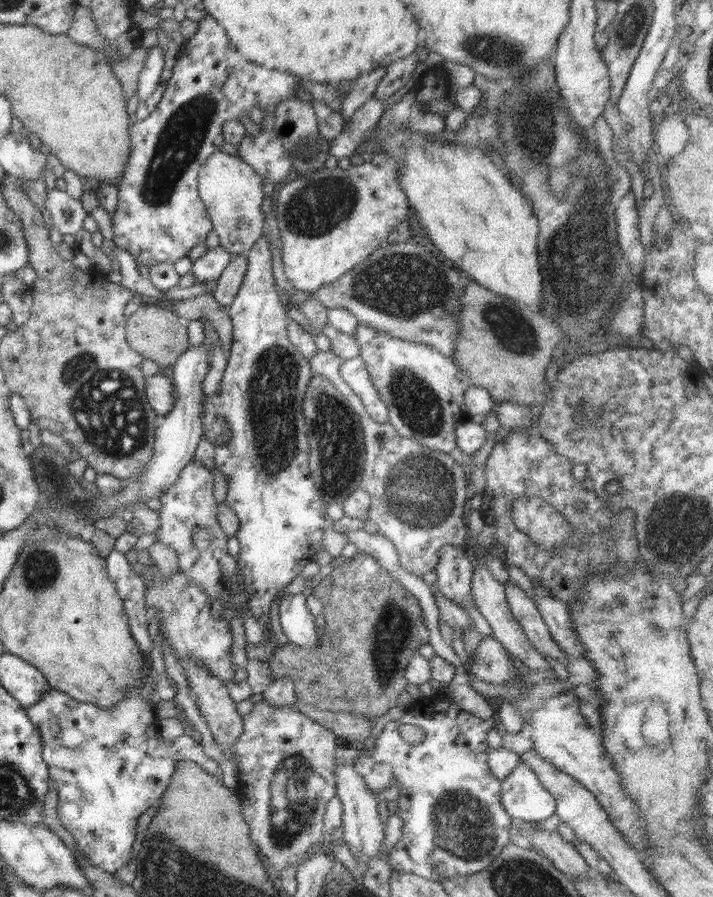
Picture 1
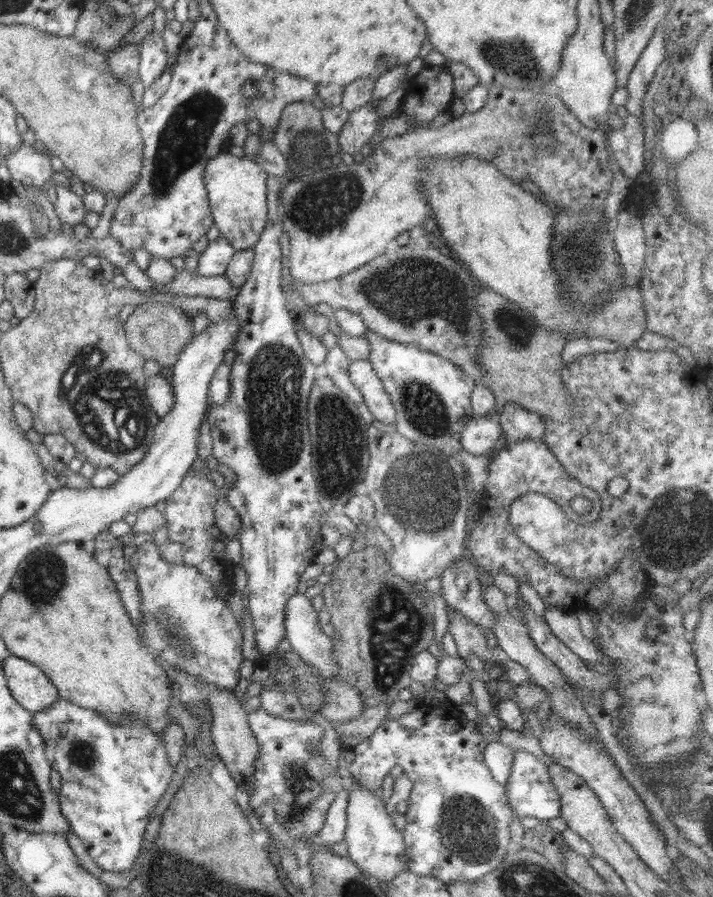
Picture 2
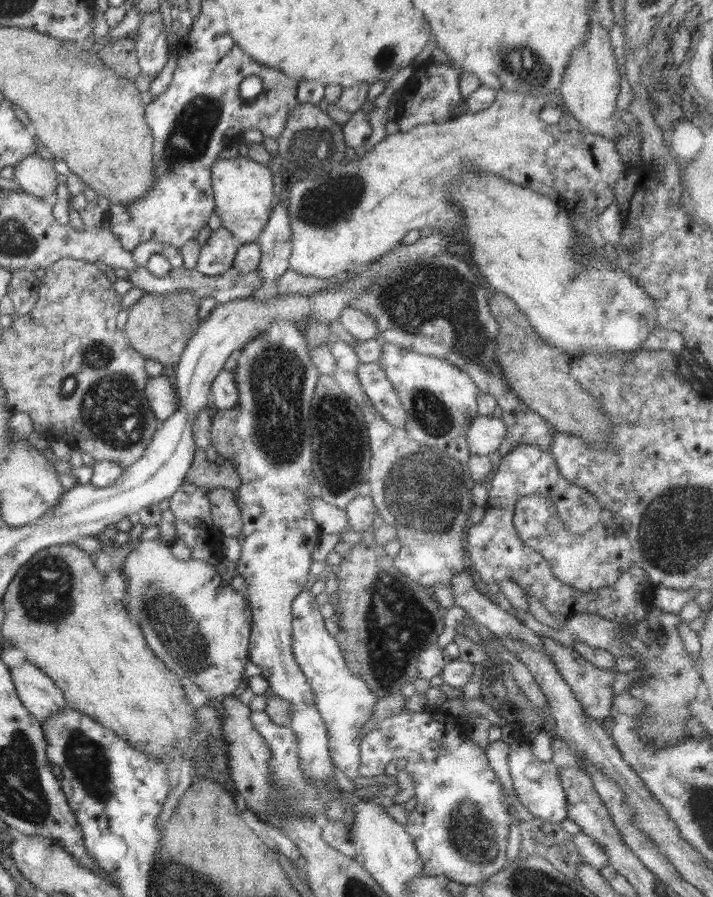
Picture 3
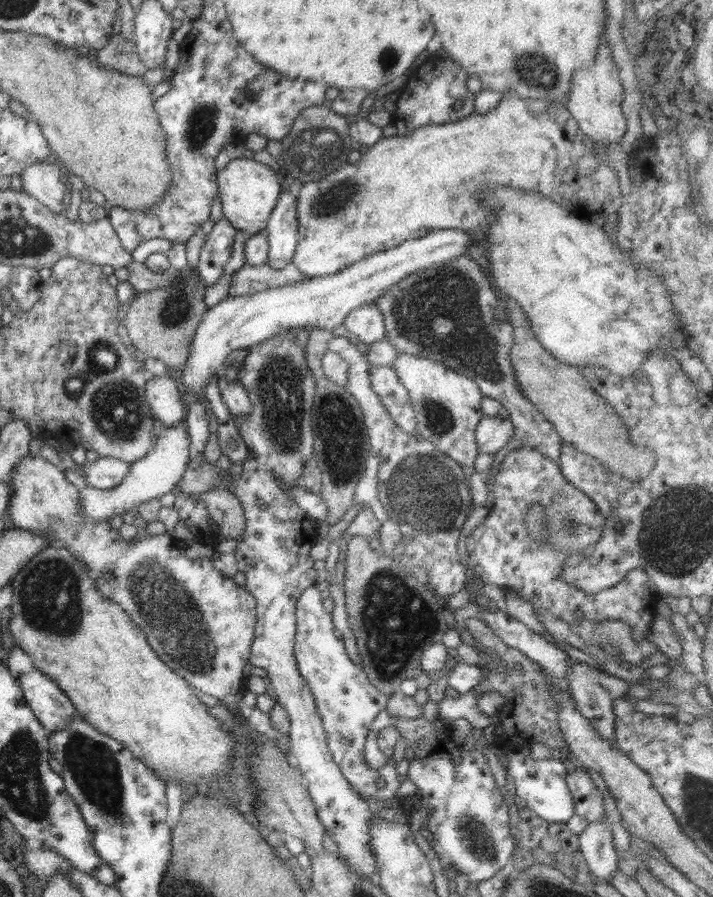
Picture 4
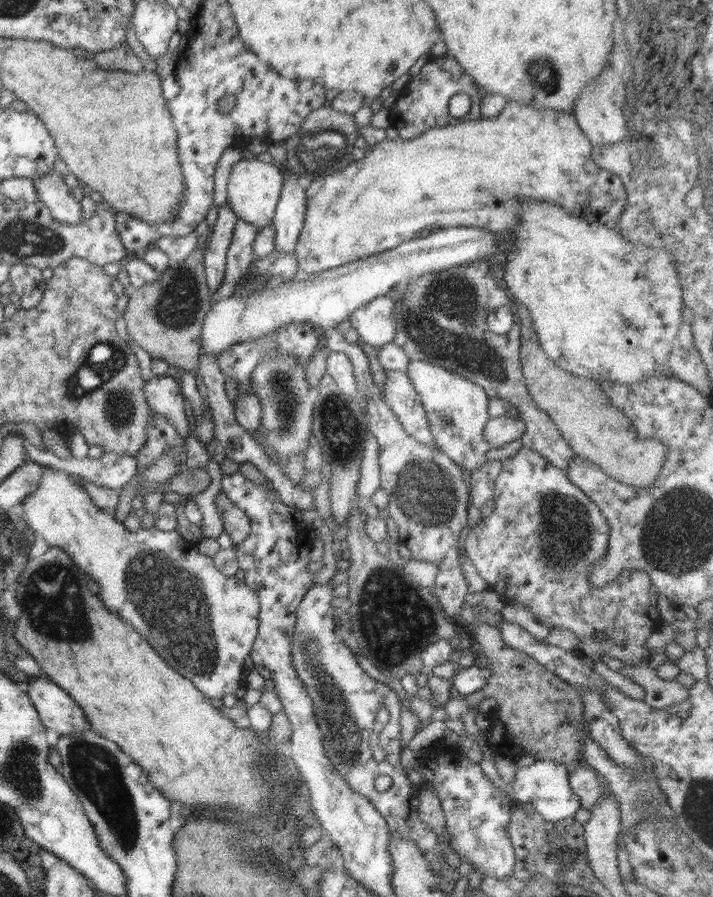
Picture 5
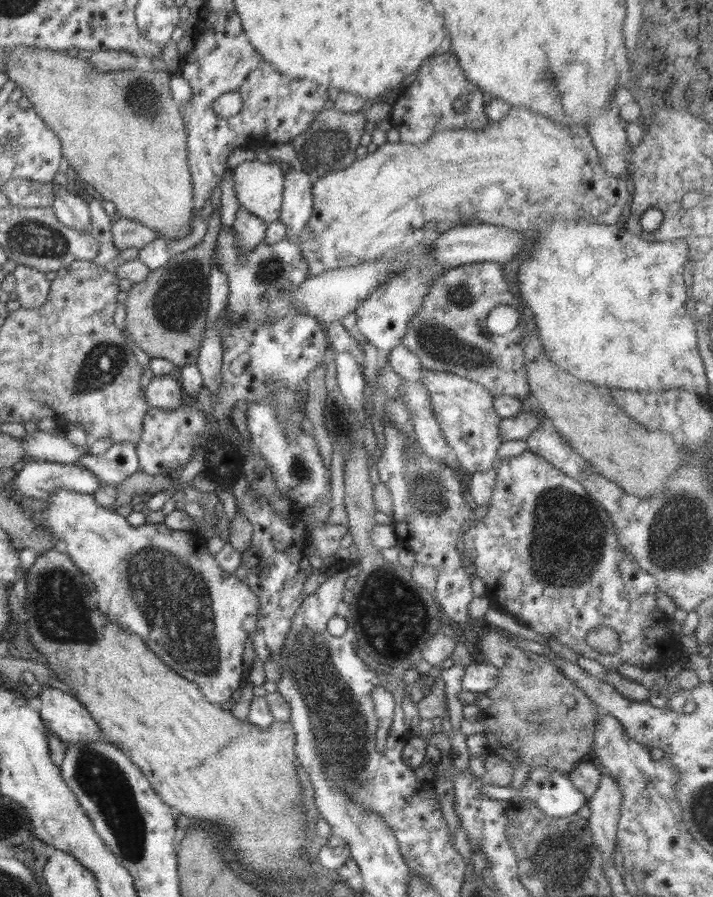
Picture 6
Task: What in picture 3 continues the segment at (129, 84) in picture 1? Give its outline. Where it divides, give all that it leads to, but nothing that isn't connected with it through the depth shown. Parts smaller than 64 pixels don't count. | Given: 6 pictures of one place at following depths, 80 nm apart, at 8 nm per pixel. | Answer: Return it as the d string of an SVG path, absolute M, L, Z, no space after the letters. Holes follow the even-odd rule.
M125 37L102 46L97 56L101 58L104 65L114 70L120 77L135 81L142 72L135 51L134 39Z

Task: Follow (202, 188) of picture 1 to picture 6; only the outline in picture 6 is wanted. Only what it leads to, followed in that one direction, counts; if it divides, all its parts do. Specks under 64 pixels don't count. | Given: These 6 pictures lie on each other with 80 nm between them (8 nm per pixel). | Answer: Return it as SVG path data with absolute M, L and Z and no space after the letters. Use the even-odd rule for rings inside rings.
M253 156L251 160L244 161L236 166L234 168L234 192L239 206L243 206L248 212L255 214L264 222L271 223L279 220L285 173L286 166L277 161L263 163Z

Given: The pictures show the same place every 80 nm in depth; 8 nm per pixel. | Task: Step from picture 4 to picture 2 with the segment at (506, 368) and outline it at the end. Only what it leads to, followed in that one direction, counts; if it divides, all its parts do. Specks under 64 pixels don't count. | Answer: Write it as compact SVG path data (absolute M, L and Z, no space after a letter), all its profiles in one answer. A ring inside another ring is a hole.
M409 244L396 252L386 251L338 279L312 284L294 282L294 285L300 296L300 310L306 310L306 306L314 304L328 304L334 310L338 308L351 310L360 314L368 330L391 341L417 346L419 349L429 350L432 354L438 354L439 357L453 362L470 374L476 385L485 386L483 382L485 372L477 362L483 326L482 317L476 312L475 299L484 286L457 259L440 254L436 248L414 248ZM517 402L505 404L502 418L497 418L505 435L506 444L524 439L542 440L544 423L538 413L524 408ZM518 414L518 416L516 416Z

